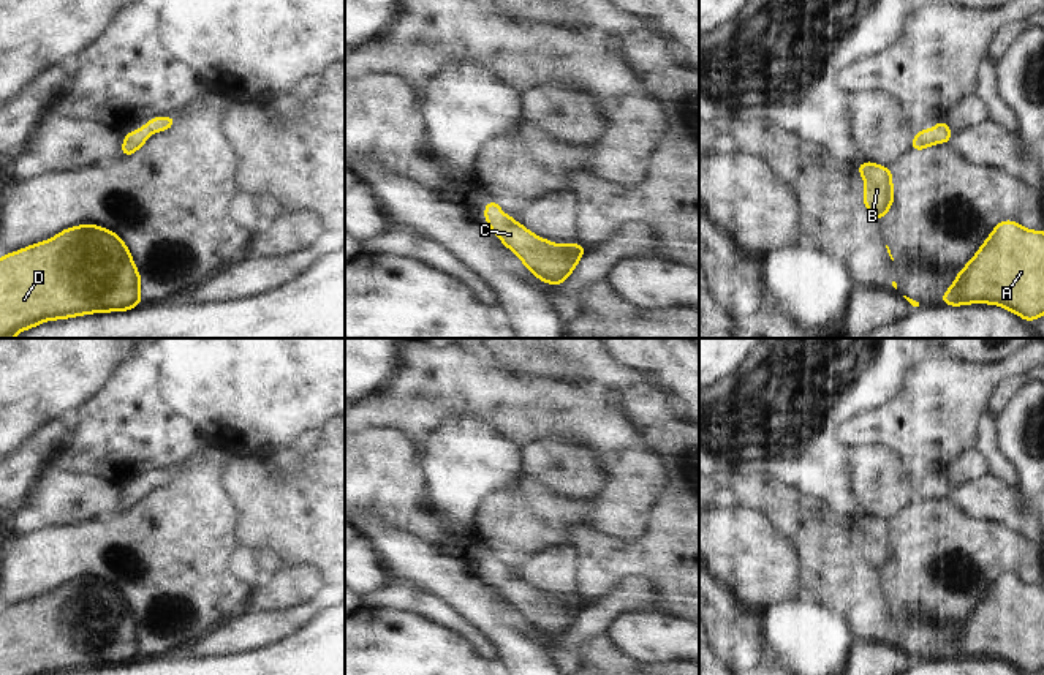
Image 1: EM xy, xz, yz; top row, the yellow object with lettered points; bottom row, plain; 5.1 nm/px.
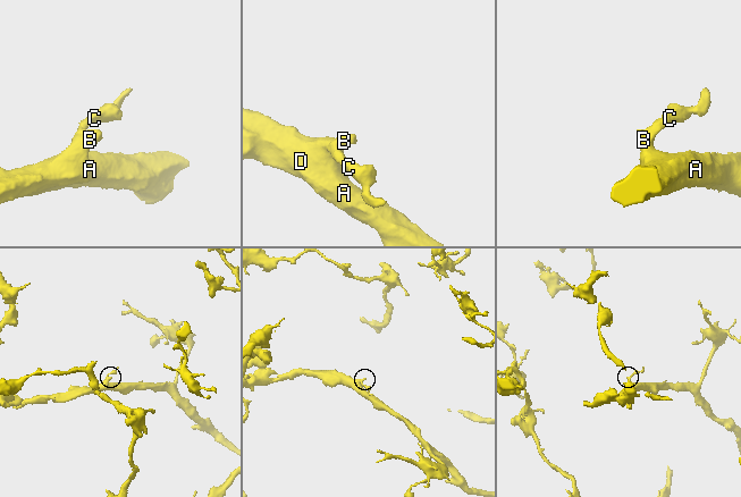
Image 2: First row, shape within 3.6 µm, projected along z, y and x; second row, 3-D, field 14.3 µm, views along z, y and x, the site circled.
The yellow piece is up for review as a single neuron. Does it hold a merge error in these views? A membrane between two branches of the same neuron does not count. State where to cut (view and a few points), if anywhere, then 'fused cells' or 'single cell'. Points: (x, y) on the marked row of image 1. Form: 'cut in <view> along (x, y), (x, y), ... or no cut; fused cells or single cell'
no cut; single cell

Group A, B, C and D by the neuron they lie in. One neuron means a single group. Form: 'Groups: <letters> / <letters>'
Groups: A B C D

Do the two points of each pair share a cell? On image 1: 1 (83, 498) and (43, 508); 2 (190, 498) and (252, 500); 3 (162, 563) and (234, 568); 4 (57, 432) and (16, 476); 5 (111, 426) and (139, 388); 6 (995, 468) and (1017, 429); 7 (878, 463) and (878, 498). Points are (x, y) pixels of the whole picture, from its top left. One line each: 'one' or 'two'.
1: one
2: two
3: two
4: one
5: one
6: two
7: one

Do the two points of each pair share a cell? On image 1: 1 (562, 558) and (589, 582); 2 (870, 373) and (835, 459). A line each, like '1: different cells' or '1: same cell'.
1: different cells
2: same cell

